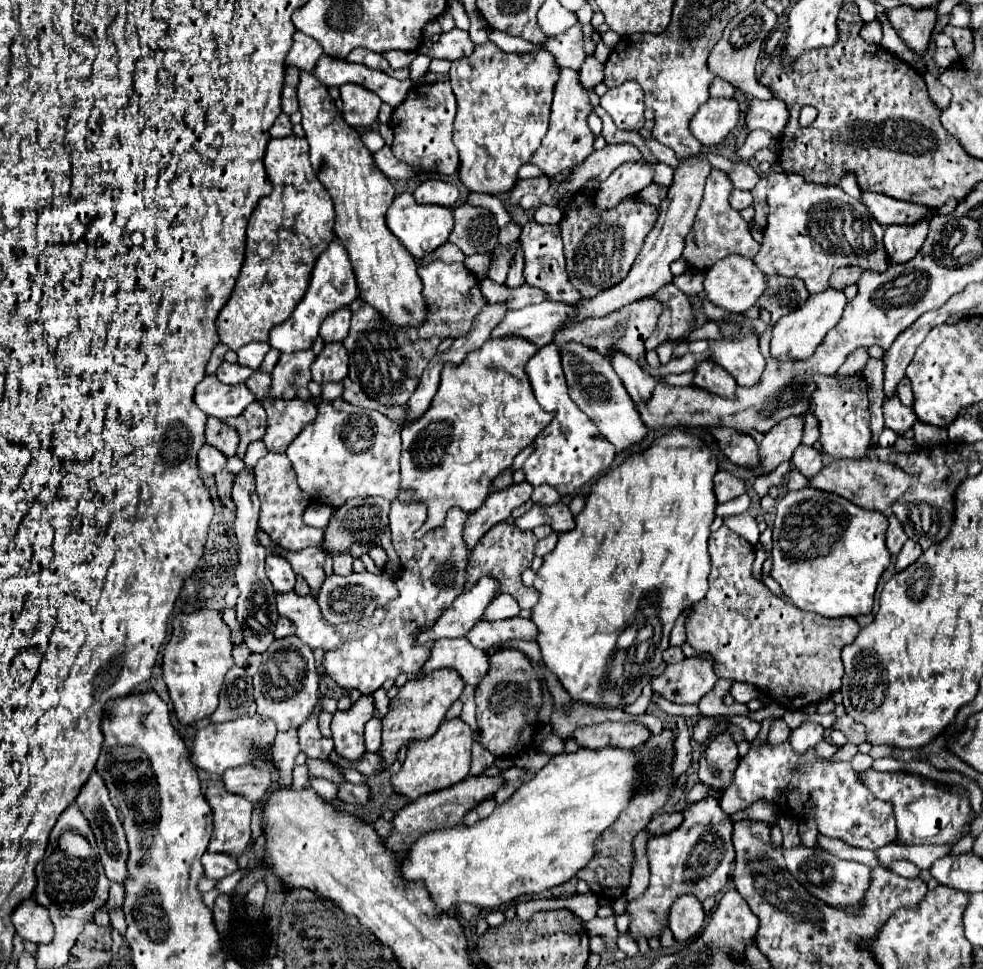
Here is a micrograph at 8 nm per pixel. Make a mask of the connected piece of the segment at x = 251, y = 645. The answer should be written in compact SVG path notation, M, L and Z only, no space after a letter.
M245 466L241 472L235 474L233 480L233 490L231 496L235 500L235 536L239 544L239 564L235 570L235 580L239 588L239 598L237 598L237 620L243 624L243 636L245 644L251 652L263 654L269 644L275 640L275 624L277 624L277 606L275 606L275 588L271 588L271 582L265 574L265 556L267 548L263 548L257 540L257 518L259 518L259 498L255 492L255 468Z

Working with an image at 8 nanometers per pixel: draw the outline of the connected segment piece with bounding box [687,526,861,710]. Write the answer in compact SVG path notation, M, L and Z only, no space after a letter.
M721 526L709 536L711 554L711 574L707 596L693 606L693 614L687 620L687 644L699 652L711 652L715 658L715 674L719 678L729 678L733 682L747 682L755 686L761 694L773 698L785 710L803 710L809 704L831 698L833 692L841 688L843 664L841 648L859 634L859 624L853 618L829 620L815 616L813 612L803 612L791 602L775 596L765 584L753 578L753 554L755 546L743 540L739 534Z

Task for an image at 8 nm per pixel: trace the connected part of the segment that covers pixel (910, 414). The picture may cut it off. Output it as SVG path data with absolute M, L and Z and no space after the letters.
M897 396L885 398L883 412L885 412L885 426L891 428L897 436L903 436L915 424L915 420L917 420L913 408L903 406Z

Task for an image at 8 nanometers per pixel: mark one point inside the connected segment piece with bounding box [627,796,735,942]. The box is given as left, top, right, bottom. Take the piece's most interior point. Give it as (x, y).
(696, 858)

